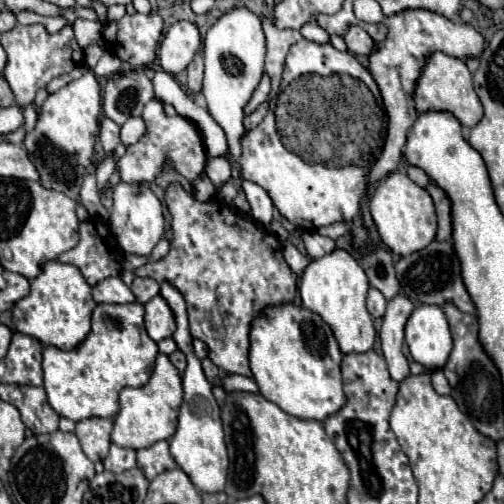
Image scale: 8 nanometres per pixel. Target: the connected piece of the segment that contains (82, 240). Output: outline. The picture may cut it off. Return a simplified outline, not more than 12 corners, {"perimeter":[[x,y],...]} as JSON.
{"perimeter":[[103,220],[79,228],[79,244],[59,256],[85,280],[119,276],[123,250]]}

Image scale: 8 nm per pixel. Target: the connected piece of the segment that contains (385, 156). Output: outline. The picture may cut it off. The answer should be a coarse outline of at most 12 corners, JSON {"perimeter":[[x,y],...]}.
{"perimeter":[[425,9],[383,23],[369,54],[389,116],[369,182],[399,166],[427,56],[481,56],[483,36]]}

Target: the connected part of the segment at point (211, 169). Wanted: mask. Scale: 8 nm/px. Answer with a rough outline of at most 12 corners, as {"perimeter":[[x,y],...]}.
{"perimeter":[[209,158],[205,174],[219,190],[231,180],[227,158]]}

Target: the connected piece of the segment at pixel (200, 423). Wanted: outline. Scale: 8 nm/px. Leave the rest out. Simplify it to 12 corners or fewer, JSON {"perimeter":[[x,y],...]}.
{"perimeter":[[185,300],[173,340],[187,356],[171,456],[201,492],[223,492],[227,448],[221,412],[193,352]]}

